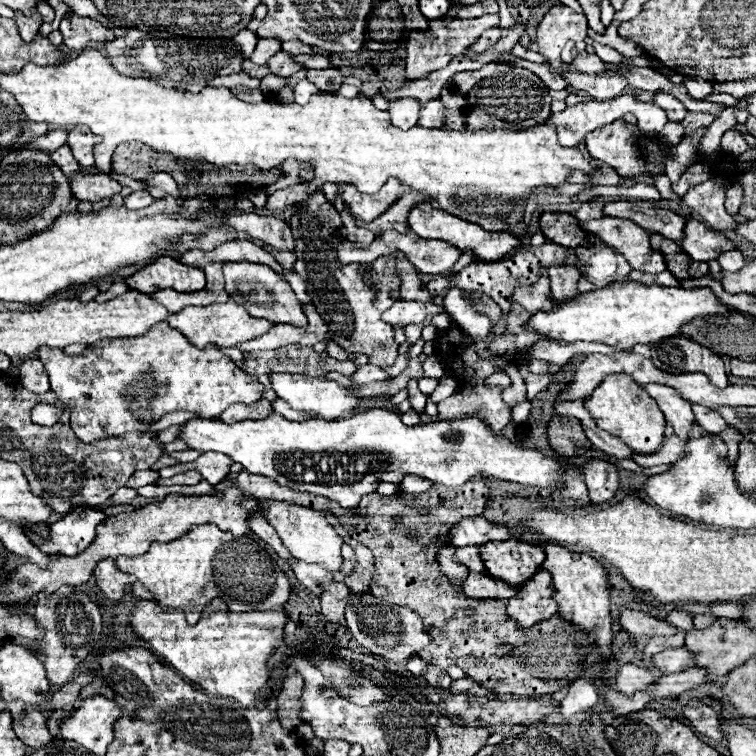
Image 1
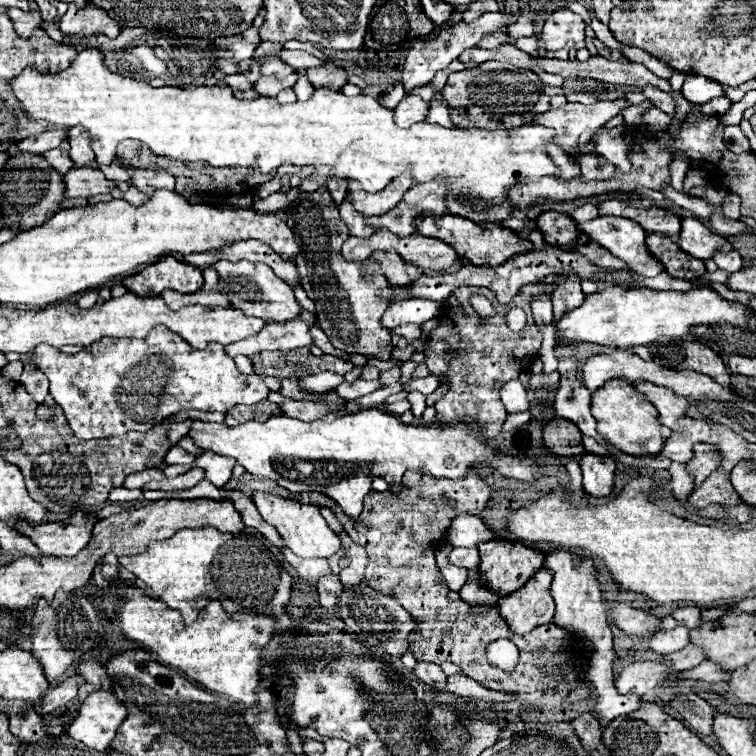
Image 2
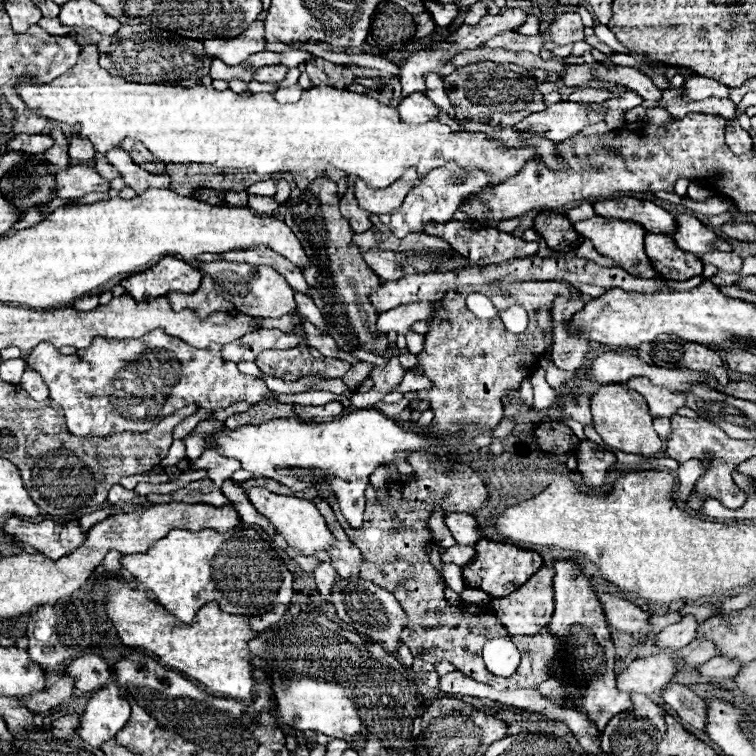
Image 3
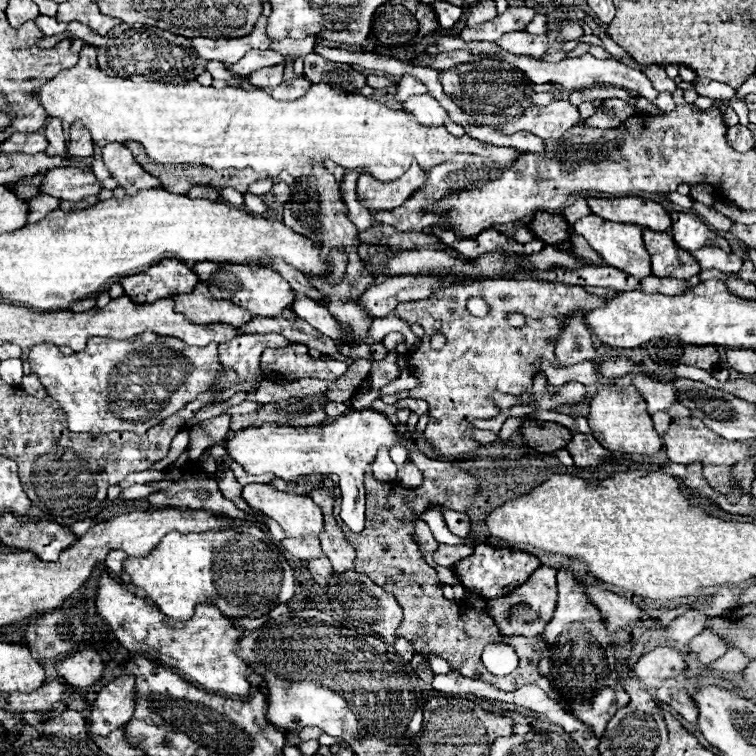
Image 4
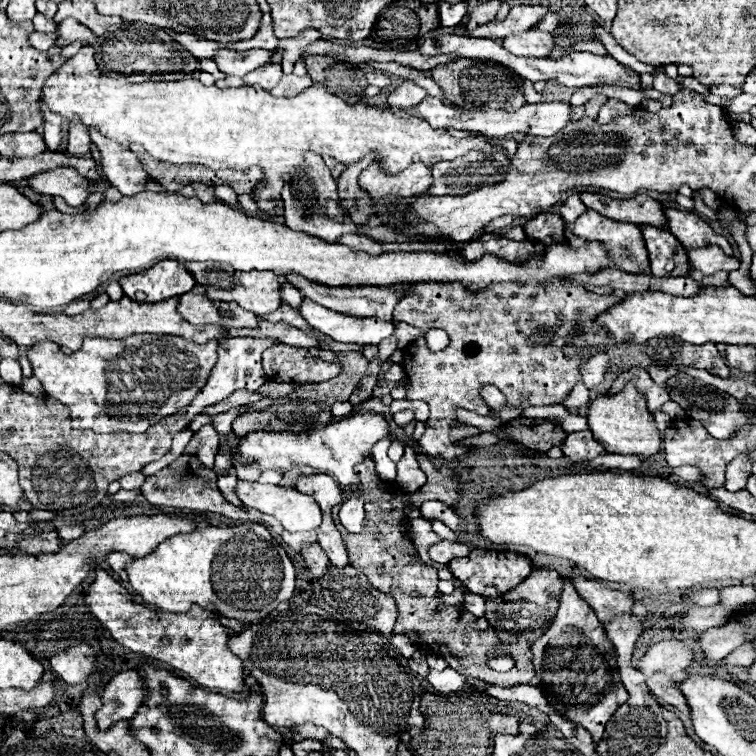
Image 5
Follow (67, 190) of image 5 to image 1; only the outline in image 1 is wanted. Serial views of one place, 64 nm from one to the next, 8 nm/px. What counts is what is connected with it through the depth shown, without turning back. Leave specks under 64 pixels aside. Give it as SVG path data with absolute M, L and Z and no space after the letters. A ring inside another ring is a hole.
M74 174L70 186L78 200L86 200L92 204L104 198L112 198L122 190L122 186L108 174Z

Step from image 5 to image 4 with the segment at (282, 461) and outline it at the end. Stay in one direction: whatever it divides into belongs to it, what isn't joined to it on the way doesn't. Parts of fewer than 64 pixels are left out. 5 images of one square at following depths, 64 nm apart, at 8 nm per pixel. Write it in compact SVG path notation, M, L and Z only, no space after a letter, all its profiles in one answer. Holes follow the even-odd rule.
M356 410L350 412L346 416L336 418L330 424L324 426L290 426L290 424L264 424L260 428L246 428L242 432L234 432L234 436L226 436L224 440L224 448L228 452L228 456L236 462L240 462L244 466L244 470L248 474L274 474L276 478L282 478L286 482L298 482L304 480L304 476L308 474L322 474L322 476L330 476L336 480L336 488L340 490L340 498L342 498L342 520L344 524L352 530L352 532L362 532L364 530L364 474L366 468L376 460L376 454L380 448L392 448L398 446L400 440L412 442L412 438L400 436L394 428L394 424L380 412L374 410Z

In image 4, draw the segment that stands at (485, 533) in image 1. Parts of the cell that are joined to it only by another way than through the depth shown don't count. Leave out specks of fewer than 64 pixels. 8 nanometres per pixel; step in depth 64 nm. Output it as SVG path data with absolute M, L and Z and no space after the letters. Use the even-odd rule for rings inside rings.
M444 508L444 520L452 534L456 534L458 538L464 538L464 540L470 538L470 518L464 512Z

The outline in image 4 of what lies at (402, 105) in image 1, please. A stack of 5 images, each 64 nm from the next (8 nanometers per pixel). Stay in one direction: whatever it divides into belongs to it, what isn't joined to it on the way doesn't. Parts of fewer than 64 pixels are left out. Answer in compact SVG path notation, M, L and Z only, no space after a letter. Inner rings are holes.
M428 94L408 98L408 102L404 102L402 110L412 114L416 118L416 122L428 124L428 126L442 126L444 118L448 118L448 112Z

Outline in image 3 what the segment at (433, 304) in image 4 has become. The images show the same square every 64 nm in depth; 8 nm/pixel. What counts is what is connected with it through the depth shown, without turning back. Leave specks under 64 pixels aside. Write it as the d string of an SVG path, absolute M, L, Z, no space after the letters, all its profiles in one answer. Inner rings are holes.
M518 282L510 288L510 296L504 296L504 292L496 284L480 284L480 286L458 286L456 290L450 290L450 294L444 296L440 302L434 302L432 322L430 322L430 330L426 334L424 350L418 354L418 362L424 366L424 376L428 376L434 382L432 390L418 392L418 398L430 400L430 408L434 412L430 432L438 438L442 436L448 442L450 440L448 438L448 426L452 422L476 424L476 430L482 428L482 432L478 432L478 436L472 438L470 444L476 446L476 448L488 446L492 442L492 432L498 426L498 424L490 424L490 422L500 422L502 420L502 408L500 407L504 392L508 388L520 388L520 382L534 372L534 364L540 360L540 356L550 350L550 340L546 340L546 334L536 324L536 310L540 306L552 308L552 302L554 302L554 296L556 295L577 296L578 294L580 294L580 291L566 282ZM470 292L480 292L484 296L488 296L498 310L506 310L514 304L524 306L528 316L530 316L528 328L522 334L510 334L510 332L506 332L500 316L496 316L494 320L474 318L474 314L466 308L466 296Z

